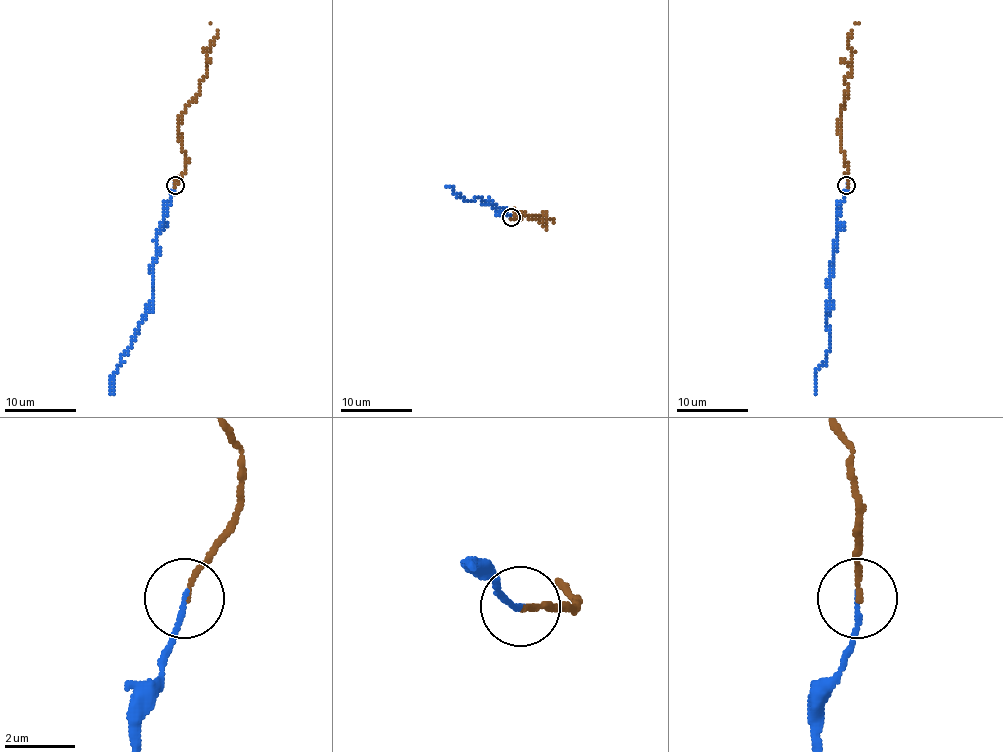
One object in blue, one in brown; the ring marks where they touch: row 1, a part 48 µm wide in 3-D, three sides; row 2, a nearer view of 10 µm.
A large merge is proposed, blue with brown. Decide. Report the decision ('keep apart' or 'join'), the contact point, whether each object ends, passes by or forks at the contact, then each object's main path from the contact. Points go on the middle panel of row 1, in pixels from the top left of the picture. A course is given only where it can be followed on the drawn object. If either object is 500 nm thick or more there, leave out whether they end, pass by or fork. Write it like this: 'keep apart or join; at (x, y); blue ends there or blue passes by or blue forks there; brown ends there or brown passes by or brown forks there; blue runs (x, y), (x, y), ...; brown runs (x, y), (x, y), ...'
join; at (511, 217); blue ends there; brown ends there; blue runs (511, 218), (492, 207), (488, 200), (477, 196), (467, 202), (447, 187); brown runs (511, 218), (522, 218), (515, 211), (536, 216), (543, 223), (547, 220), (554, 221), (545, 230)

